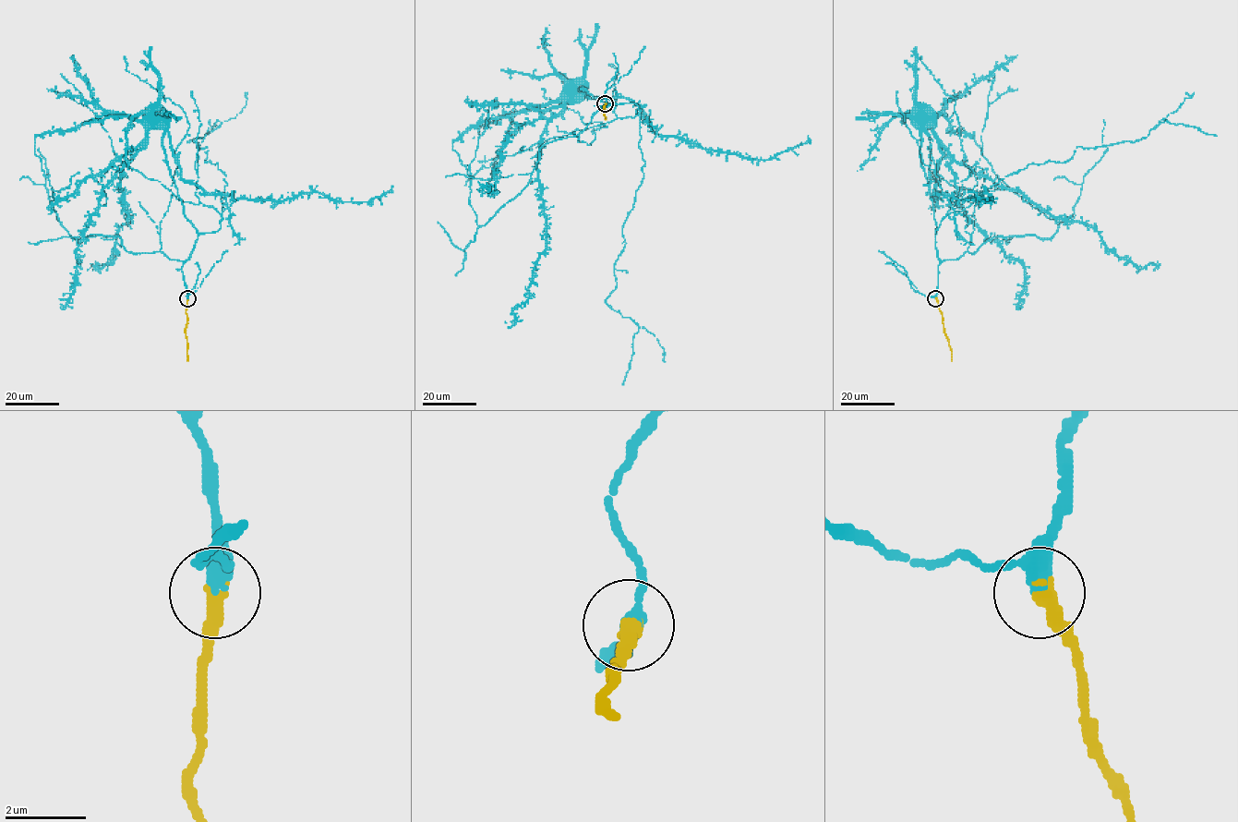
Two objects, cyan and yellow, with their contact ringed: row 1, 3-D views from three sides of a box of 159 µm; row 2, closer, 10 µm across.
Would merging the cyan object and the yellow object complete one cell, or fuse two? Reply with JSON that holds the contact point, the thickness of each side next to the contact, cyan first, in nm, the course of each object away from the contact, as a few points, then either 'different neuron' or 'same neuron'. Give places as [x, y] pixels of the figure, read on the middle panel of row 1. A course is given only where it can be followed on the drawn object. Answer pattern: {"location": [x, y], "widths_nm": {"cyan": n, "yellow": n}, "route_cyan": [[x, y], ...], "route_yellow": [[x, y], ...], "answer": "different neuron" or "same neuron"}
{"location": [605, 103], "widths_nm": {"cyan": 280, "yellow": 400}, "route_cyan": [[605, 102], [599, 106], [605, 107], [615, 102], [599, 101], [580, 88], [575, 80], [574, 83]], "route_yellow": [[605, 103], [603, 112], [606, 119]], "answer": "same neuron"}

